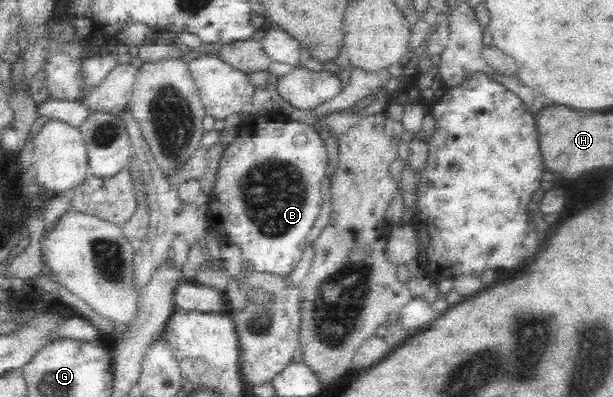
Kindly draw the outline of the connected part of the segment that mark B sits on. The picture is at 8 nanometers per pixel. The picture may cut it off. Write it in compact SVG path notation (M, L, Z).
M269 112L266 115L258 116L252 114L244 121L237 137L225 148L216 173L215 186L212 192L212 225L218 227L221 236L227 243L235 243L242 250L245 259L252 261L256 272L267 272L287 275L298 265L304 251L306 237L319 215L322 206L322 195L320 194L320 181L326 173L328 163L328 151L319 130L307 122L292 120L279 112Z

